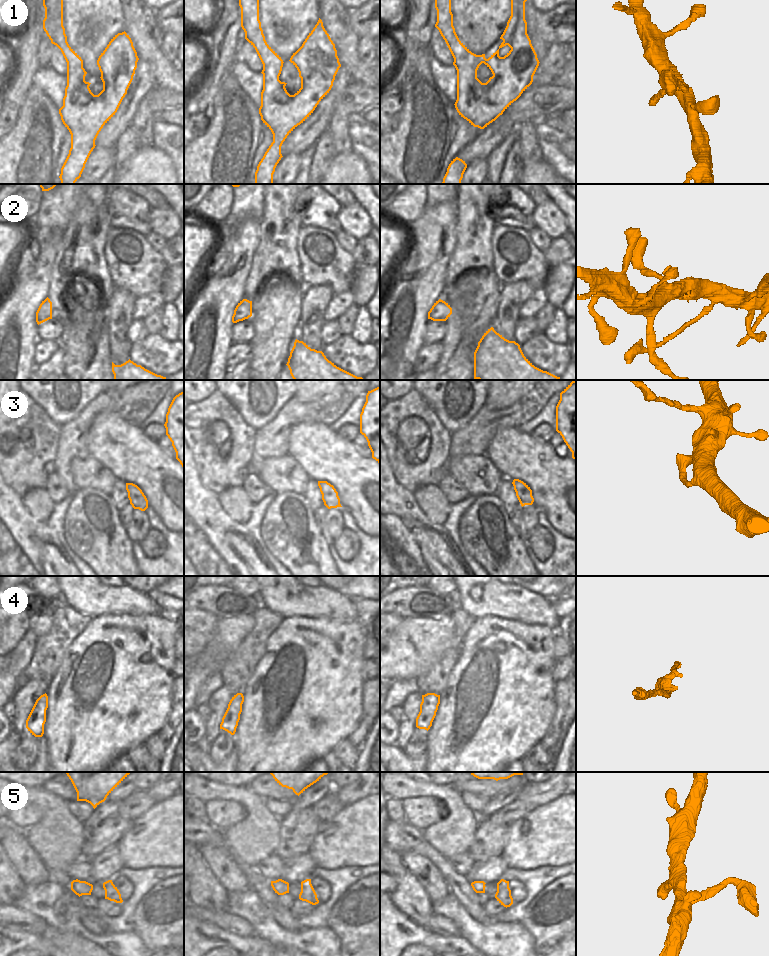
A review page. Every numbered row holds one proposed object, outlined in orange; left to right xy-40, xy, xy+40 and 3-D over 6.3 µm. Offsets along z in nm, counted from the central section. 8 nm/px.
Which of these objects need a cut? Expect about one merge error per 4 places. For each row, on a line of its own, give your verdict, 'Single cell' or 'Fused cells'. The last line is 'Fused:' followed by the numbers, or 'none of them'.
1: Single cell
2: Single cell
3: Single cell
4: Single cell
5: Single cell
Fused: none of them.

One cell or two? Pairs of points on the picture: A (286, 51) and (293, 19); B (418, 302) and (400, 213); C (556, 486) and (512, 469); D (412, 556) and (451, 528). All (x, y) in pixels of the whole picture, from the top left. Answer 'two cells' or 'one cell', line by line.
A: one cell
B: two cells
C: one cell
D: two cells

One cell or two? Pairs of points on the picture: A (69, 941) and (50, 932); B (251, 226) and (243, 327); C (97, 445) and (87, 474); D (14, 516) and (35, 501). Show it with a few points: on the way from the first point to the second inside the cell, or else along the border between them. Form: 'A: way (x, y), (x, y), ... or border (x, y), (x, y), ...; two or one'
A: way (64, 941), (55, 936); one
B: border (234, 323), (232, 326), (231, 342); two
C: border (90, 456), (99, 460), (112, 472); two
D: border (21, 497), (25, 508), (37, 520), (43, 523); two

